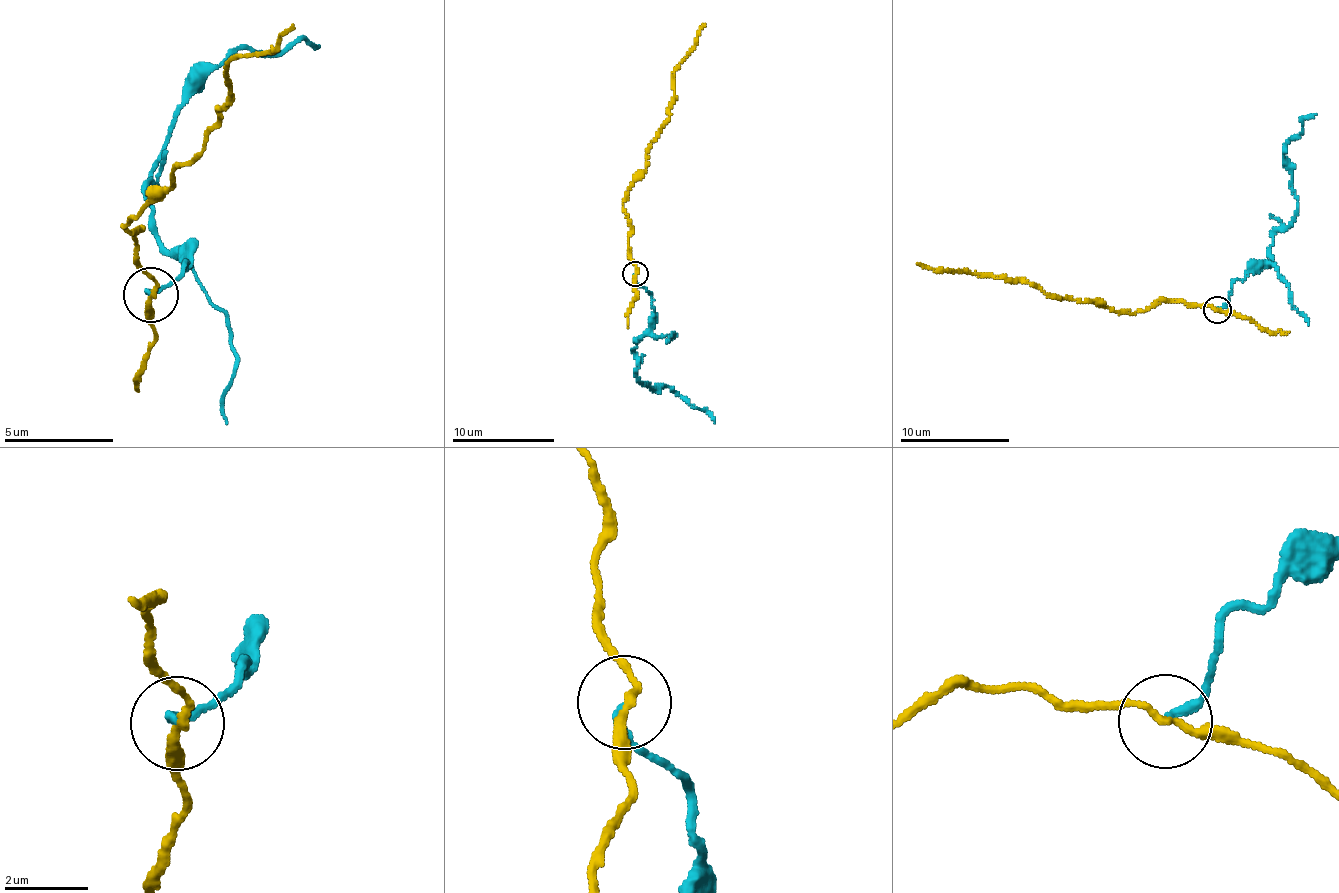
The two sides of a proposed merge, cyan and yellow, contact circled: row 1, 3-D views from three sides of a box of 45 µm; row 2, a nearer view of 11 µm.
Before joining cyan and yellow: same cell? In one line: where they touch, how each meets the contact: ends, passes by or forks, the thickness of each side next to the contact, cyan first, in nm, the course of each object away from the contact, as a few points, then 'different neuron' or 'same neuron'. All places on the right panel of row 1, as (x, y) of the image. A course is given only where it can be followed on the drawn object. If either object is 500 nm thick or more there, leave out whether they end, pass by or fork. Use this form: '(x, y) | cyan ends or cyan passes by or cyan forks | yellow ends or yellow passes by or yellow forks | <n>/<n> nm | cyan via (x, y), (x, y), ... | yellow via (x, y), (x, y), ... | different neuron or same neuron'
(1217, 309) | cyan ends | yellow passes by | 200/170 nm | cyan via (1218, 309), (1234, 282), (1270, 261), (1273, 236), (1292, 220), (1297, 197), (1283, 149), (1305, 117), (1316, 114) | yellow via (1218, 309), (1154, 301), (1138, 312), (1122, 313), (1047, 295), (1028, 280), (917, 263) | different neuron

